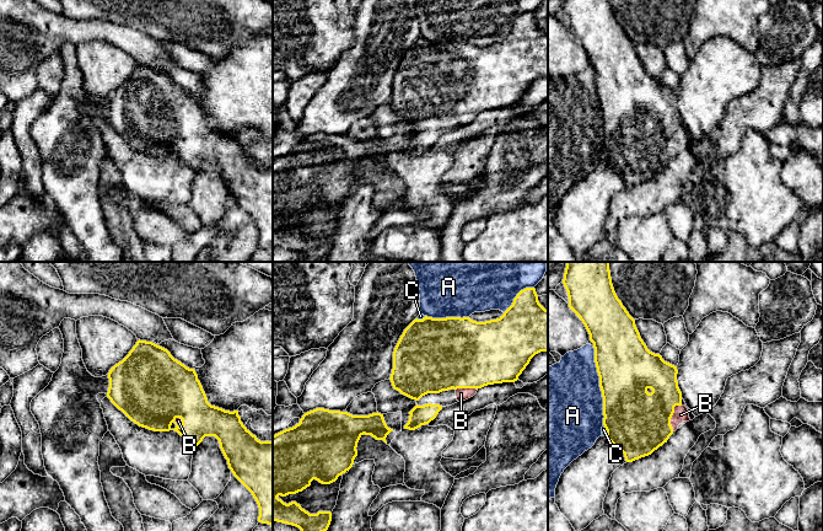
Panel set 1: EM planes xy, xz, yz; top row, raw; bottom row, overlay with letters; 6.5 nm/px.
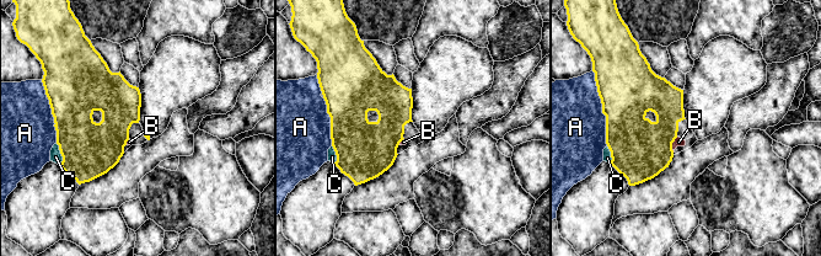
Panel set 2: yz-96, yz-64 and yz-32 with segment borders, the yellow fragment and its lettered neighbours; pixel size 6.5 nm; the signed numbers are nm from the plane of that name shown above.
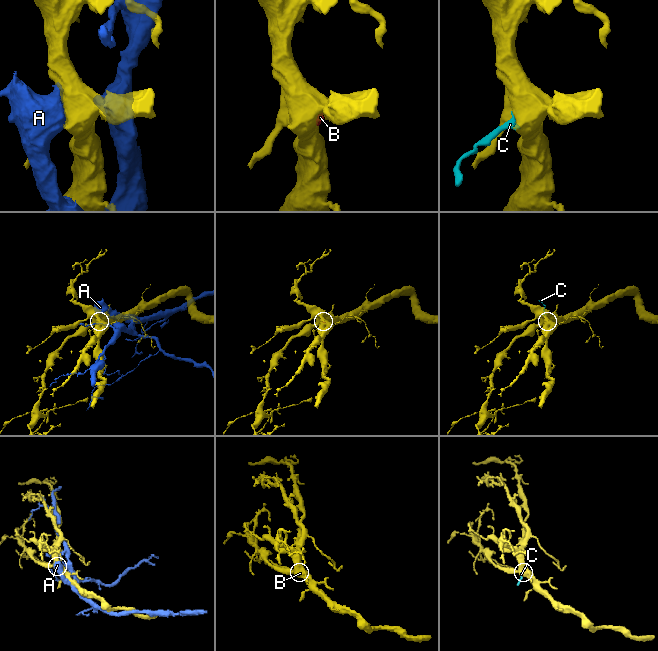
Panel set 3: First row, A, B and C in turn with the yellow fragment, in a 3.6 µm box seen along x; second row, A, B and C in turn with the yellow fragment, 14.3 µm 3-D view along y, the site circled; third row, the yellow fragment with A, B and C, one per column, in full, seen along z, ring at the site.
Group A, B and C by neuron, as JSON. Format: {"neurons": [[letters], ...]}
{"neurons": [["A"], ["B", "C"]]}

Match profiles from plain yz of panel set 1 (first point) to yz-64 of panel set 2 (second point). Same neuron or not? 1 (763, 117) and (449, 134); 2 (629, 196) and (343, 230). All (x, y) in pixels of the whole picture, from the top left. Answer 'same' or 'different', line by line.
1: different
2: different

